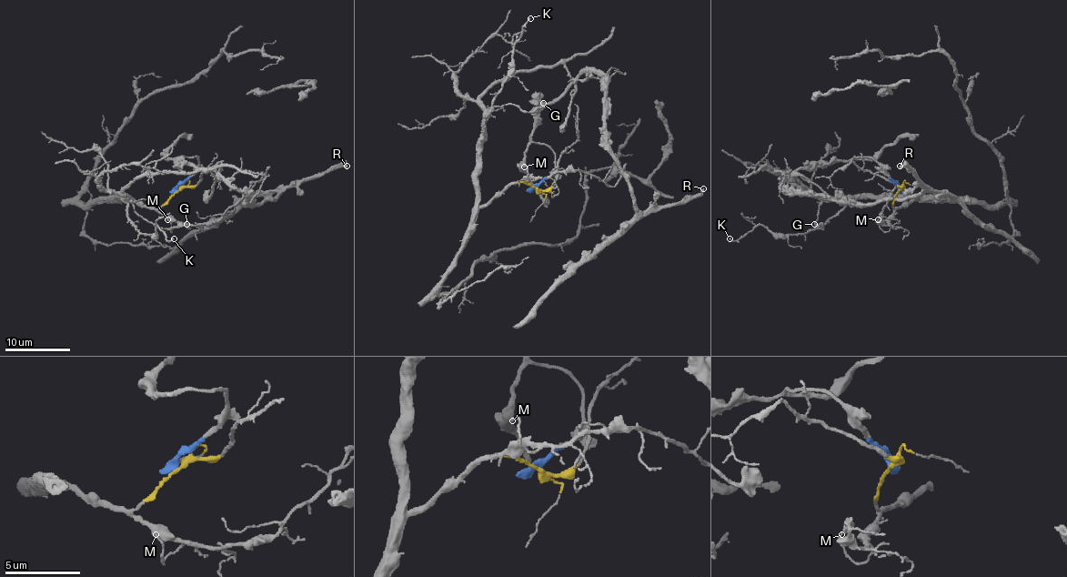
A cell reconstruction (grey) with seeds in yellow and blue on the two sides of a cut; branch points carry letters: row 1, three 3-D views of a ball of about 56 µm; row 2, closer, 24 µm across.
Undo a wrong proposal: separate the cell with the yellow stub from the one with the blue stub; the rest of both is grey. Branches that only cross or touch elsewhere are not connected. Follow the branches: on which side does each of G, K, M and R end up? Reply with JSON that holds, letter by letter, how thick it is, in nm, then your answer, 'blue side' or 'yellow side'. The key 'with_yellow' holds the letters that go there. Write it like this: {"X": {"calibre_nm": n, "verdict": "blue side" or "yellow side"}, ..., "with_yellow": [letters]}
{"G": {"calibre_nm": 200, "verdict": "yellow side"}, "K": {"calibre_nm": 180, "verdict": "yellow side"}, "M": {"calibre_nm": 120, "verdict": "yellow side"}, "R": {"calibre_nm": 300, "verdict": "blue side"}, "with_yellow": ["G", "K", "M"]}

